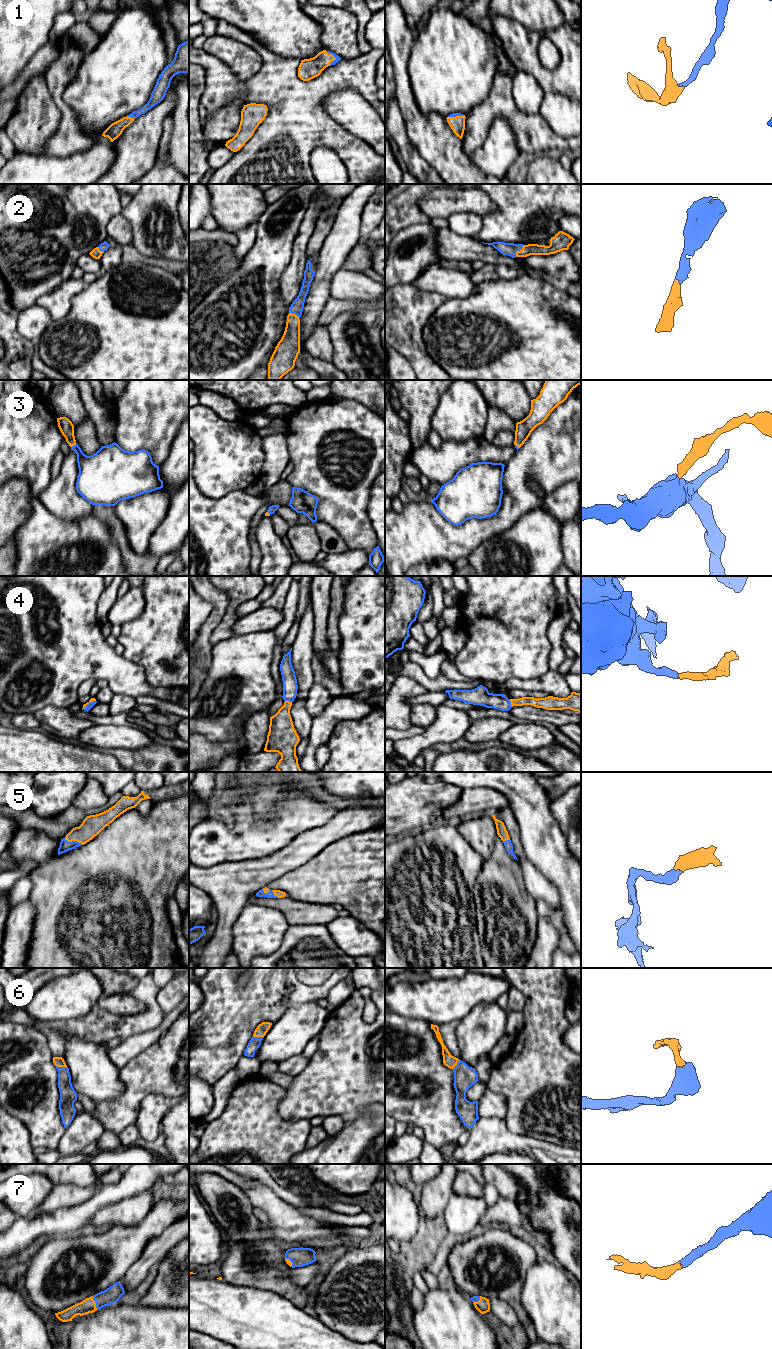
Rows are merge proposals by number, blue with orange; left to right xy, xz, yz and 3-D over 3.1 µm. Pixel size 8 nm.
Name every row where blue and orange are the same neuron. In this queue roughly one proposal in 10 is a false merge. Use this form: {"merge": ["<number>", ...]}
{"merge": ["1", "2", "3", "4", "5", "6", "7"]}

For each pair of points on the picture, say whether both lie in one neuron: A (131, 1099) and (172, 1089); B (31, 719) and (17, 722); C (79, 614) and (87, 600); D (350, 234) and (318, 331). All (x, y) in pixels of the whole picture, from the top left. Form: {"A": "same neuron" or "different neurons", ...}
{"A": "same neuron", "B": "same neuron", "C": "same neuron", "D": "different neurons"}

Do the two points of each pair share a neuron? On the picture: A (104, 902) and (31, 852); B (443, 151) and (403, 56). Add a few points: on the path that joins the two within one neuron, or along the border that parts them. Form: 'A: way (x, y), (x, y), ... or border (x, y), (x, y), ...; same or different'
A: border (58, 855), (39, 865); different
B: way (421, 127), (414, 119), (406, 103), (402, 80); same

